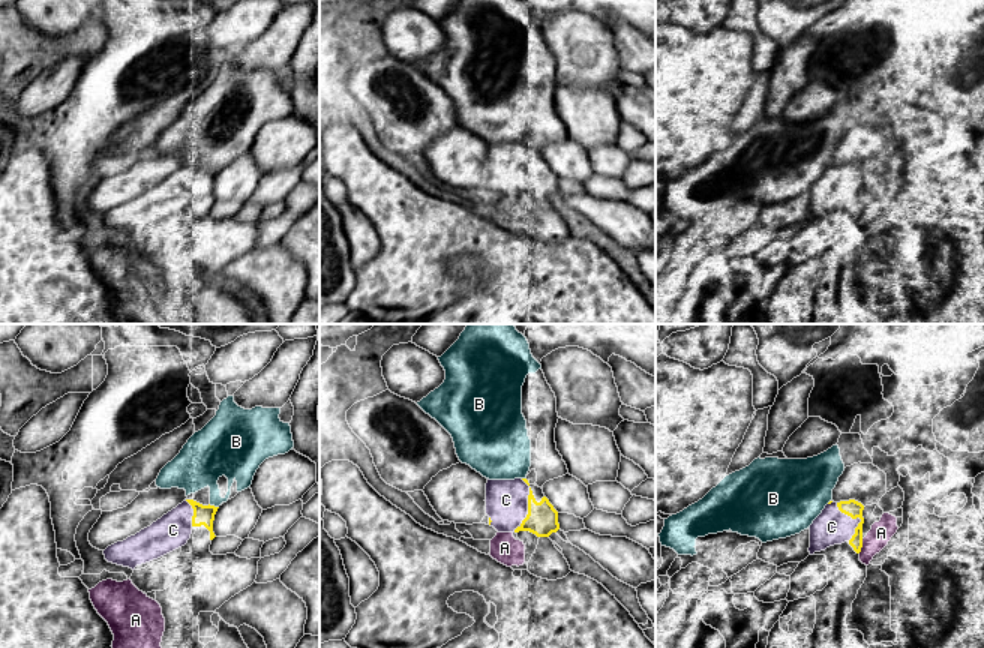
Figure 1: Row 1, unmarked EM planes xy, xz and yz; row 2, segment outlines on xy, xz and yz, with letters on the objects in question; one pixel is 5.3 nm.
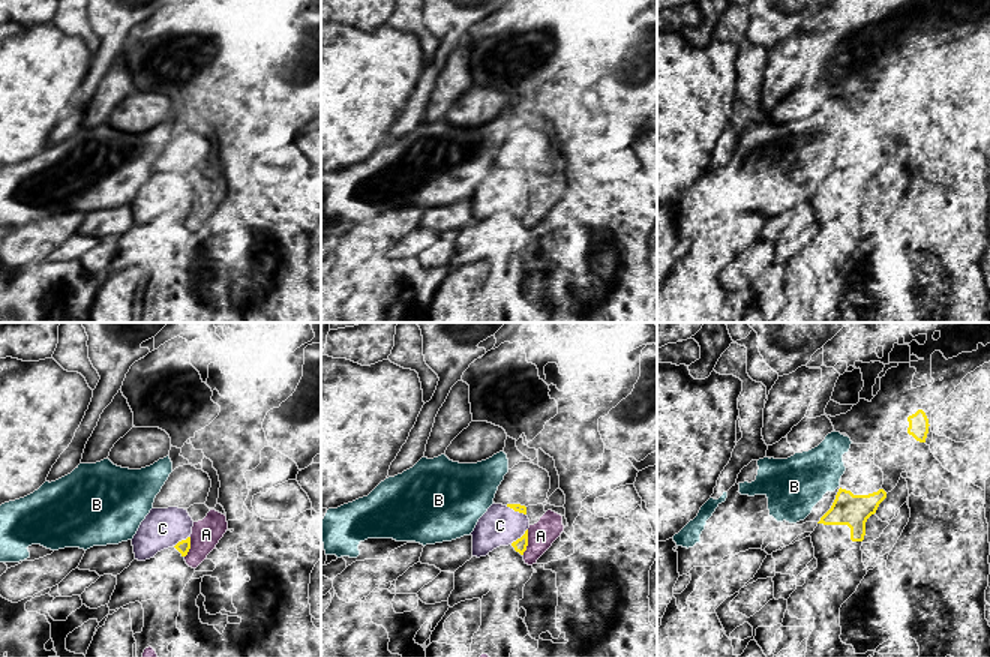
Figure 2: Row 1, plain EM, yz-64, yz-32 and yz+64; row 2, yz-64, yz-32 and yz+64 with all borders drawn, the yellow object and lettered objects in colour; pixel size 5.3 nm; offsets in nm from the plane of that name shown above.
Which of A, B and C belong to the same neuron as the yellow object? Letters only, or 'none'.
C

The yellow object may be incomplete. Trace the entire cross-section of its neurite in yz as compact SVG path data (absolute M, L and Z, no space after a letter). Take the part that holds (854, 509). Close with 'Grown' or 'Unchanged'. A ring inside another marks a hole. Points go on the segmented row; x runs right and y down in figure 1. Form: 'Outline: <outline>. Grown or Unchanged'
Outline: M855 500L830 501L808 528L810 555L844 542L860 554L862 548L862 510L864 506Z. Grown

